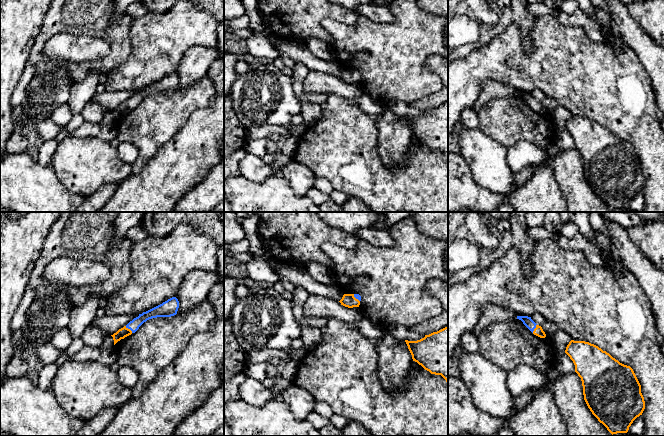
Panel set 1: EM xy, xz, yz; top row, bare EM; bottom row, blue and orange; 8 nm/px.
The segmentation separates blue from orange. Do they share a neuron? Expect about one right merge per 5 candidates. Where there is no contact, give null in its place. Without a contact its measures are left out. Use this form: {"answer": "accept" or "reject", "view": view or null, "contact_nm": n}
{"answer": "accept", "view": "xy", "contact_nm": 80}

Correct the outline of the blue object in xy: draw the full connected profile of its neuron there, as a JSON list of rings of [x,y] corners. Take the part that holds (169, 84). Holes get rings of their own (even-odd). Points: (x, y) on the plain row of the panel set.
[[[172,73],[162,80],[139,90],[138,93],[130,97],[126,102],[119,105],[116,109],[111,111],[114,116],[114,121],[124,115],[125,113],[135,109],[139,103],[149,95],[157,93],[171,93],[177,90],[179,84],[179,77],[176,73]]]

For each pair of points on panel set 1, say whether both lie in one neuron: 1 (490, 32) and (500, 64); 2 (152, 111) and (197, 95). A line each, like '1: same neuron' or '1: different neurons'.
1: different neurons
2: same neuron

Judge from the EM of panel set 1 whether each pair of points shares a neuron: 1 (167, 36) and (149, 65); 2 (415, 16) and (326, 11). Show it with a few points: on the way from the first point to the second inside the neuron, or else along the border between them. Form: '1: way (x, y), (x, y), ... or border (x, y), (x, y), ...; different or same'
1: way (160, 43), (152, 58); same
2: border (359, 16), (352, 24), (339, 22), (335, 19); different

